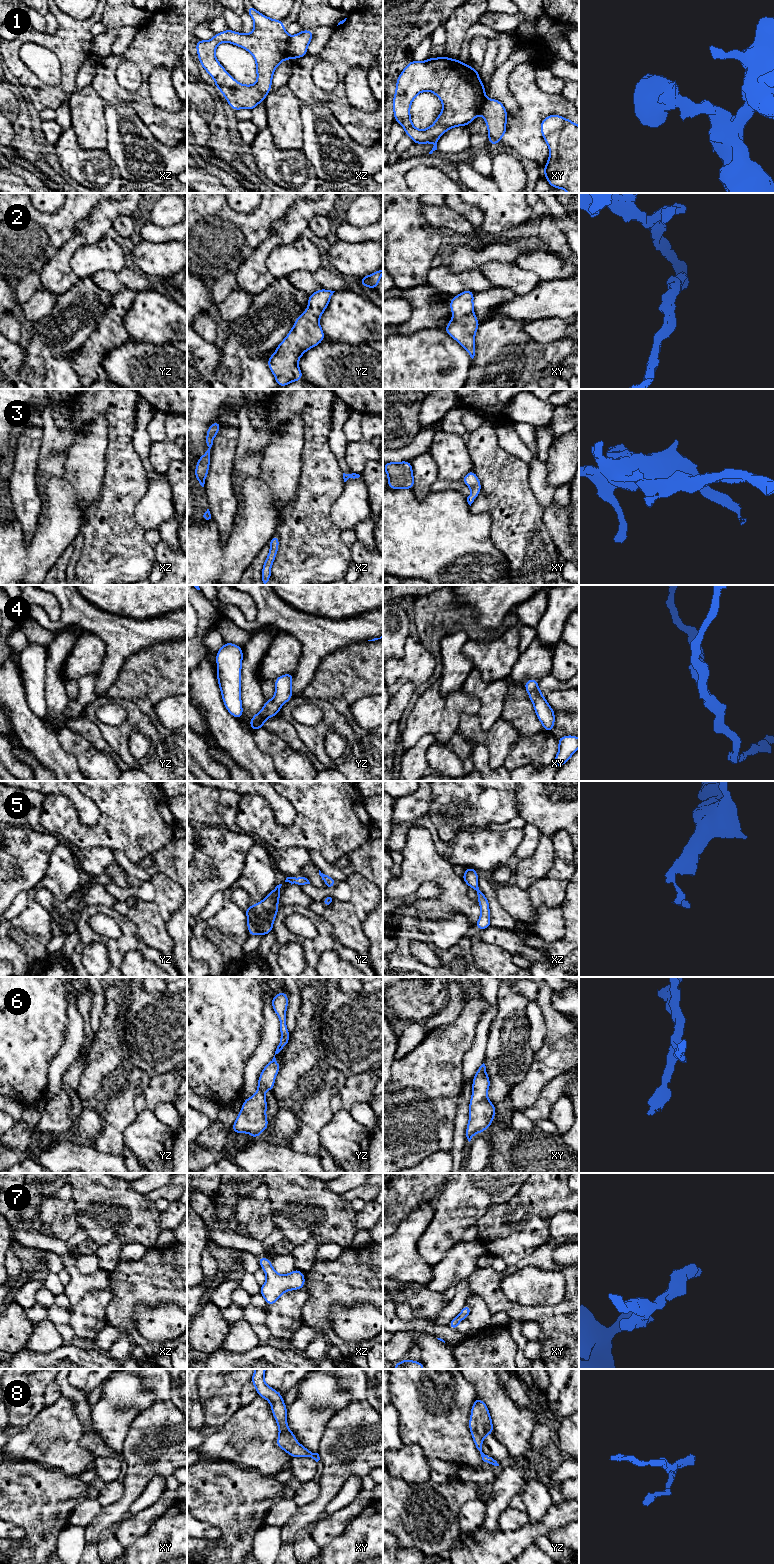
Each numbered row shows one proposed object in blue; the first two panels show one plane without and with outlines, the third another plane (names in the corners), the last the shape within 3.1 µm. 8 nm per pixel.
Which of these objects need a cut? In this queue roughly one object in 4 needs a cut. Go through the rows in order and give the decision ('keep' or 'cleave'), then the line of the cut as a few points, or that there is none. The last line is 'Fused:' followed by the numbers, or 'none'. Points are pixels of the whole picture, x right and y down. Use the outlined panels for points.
1: cleave; cut in xz along (289, 37), (287, 58)
2: keep; no cut
3: keep; no cut
4: keep; no cut
5: keep; no cut
6: keep; no cut
7: keep; no cut
8: keep; no cut
Fused: 1

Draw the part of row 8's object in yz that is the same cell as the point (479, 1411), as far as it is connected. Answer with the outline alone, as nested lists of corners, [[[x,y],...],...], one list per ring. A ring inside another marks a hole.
[[[478,1396],[471,1408],[469,1430],[476,1448],[480,1451],[482,1460],[494,1466],[499,1466],[496,1460],[482,1452],[483,1439],[492,1434],[494,1428],[488,1407]]]

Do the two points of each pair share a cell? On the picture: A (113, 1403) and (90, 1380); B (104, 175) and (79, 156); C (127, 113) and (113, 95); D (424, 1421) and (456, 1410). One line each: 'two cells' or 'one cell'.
A: two cells
B: one cell
C: two cells
D: one cell

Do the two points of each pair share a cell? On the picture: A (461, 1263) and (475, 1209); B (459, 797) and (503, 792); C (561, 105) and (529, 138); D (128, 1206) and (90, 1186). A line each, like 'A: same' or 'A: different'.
A: different
B: same
C: same
D: same

